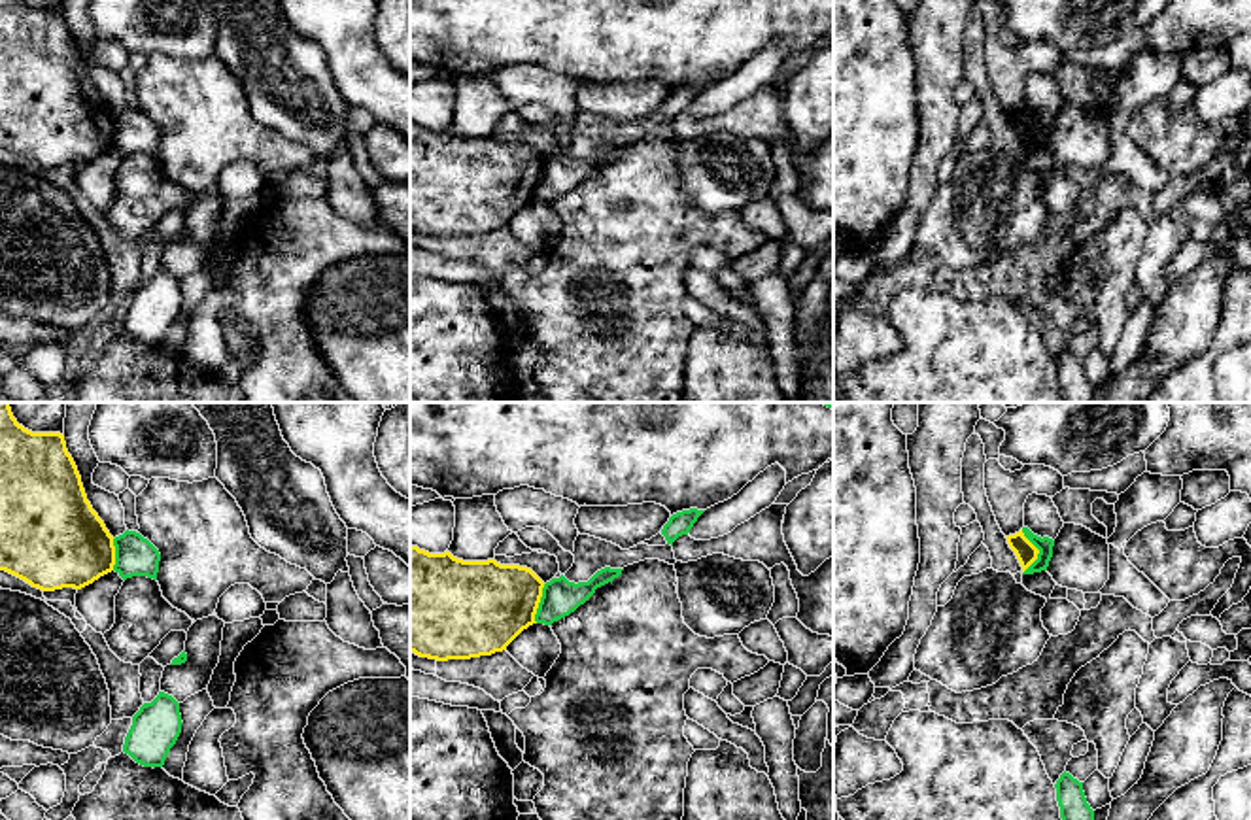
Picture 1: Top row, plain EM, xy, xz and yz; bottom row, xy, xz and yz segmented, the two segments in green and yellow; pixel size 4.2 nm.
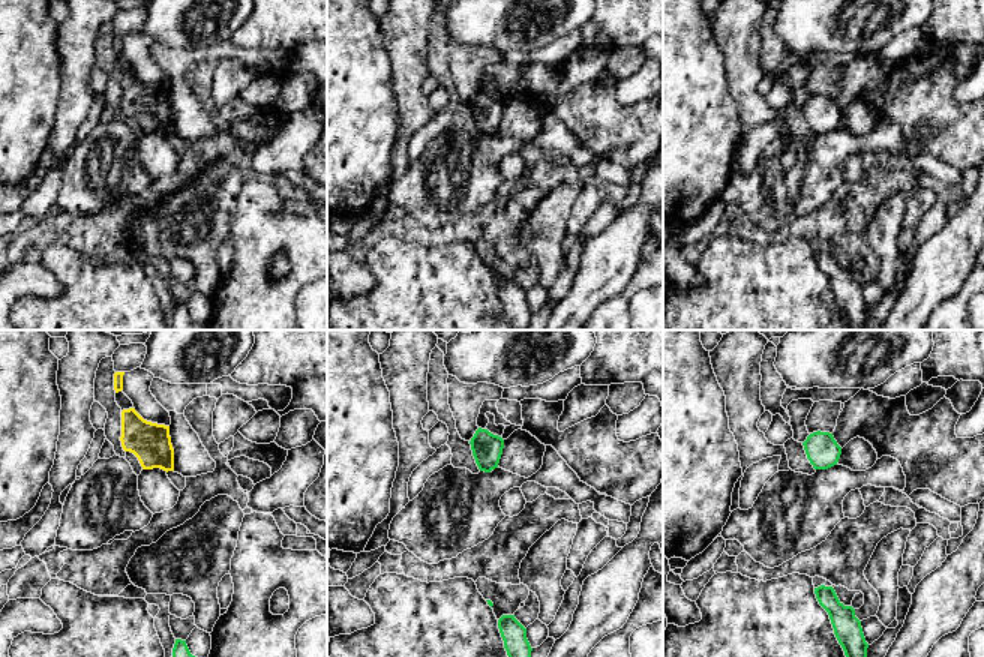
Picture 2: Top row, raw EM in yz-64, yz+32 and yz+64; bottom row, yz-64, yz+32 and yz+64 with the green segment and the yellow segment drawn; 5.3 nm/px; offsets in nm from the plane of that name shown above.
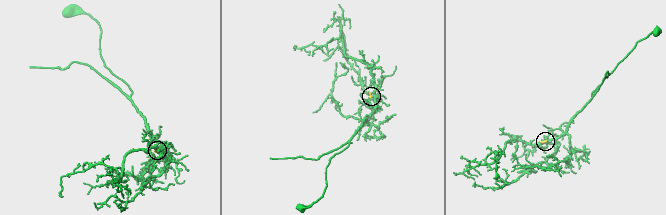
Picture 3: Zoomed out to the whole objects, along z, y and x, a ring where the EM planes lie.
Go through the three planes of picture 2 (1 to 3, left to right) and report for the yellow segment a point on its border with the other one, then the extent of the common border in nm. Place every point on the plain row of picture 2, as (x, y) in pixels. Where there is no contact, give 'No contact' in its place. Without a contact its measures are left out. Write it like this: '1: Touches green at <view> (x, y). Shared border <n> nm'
1: No contact
2: No contact
3: No contact

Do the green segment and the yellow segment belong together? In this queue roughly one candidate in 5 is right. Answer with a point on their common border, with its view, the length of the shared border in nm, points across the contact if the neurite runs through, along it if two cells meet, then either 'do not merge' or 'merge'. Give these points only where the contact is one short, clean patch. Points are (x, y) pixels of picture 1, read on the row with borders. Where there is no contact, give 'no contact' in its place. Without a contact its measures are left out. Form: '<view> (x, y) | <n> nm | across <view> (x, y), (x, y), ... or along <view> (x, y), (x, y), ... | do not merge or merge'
yz (1040, 552) | 190 nm | along yz (1021, 529), (1038, 550), (1038, 558), (1023, 573) | do not merge

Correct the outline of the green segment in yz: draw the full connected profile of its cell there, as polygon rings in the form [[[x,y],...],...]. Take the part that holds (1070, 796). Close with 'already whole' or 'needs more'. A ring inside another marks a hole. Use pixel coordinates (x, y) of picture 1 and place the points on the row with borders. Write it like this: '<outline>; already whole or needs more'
[[[1064,771],[1054,788],[1062,820],[1094,820],[1094,811],[1087,803],[1083,782]]]; already whole

